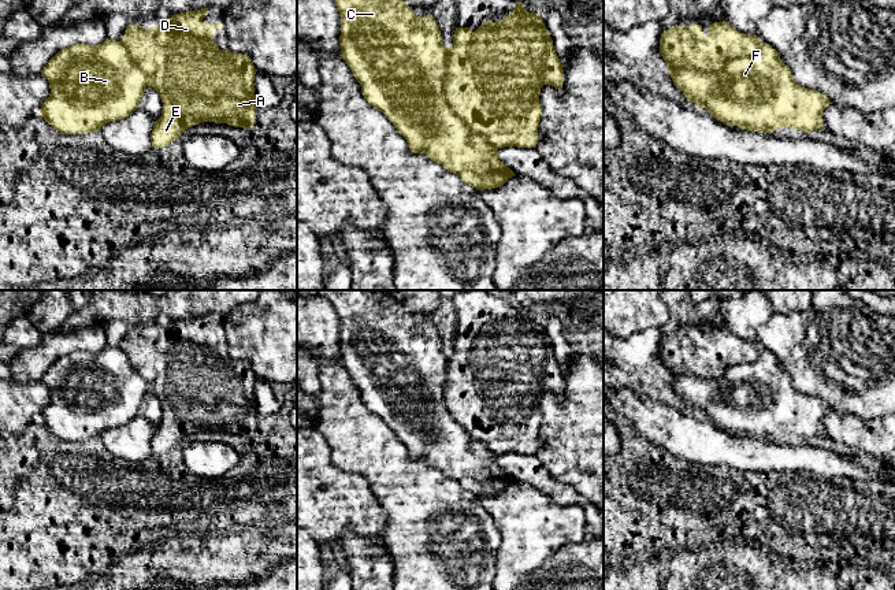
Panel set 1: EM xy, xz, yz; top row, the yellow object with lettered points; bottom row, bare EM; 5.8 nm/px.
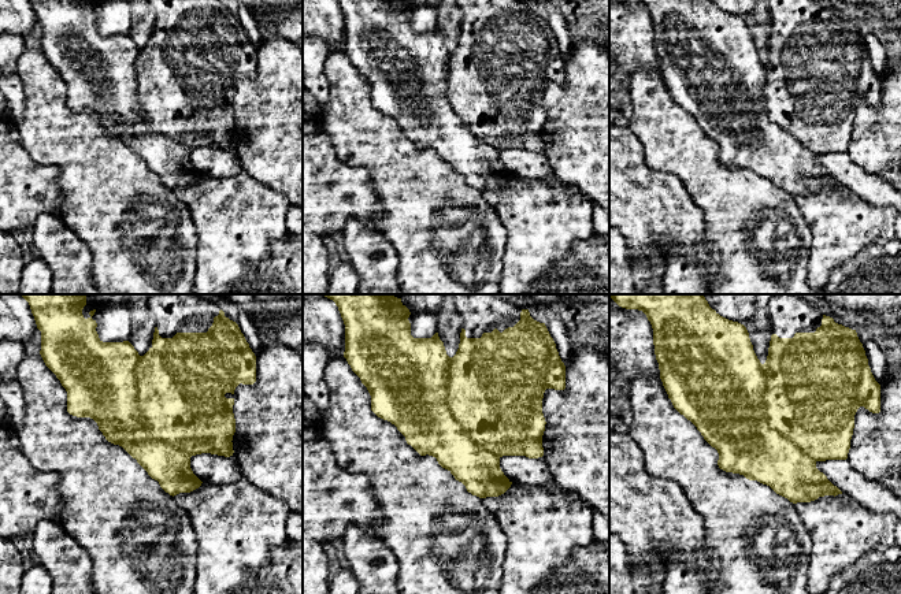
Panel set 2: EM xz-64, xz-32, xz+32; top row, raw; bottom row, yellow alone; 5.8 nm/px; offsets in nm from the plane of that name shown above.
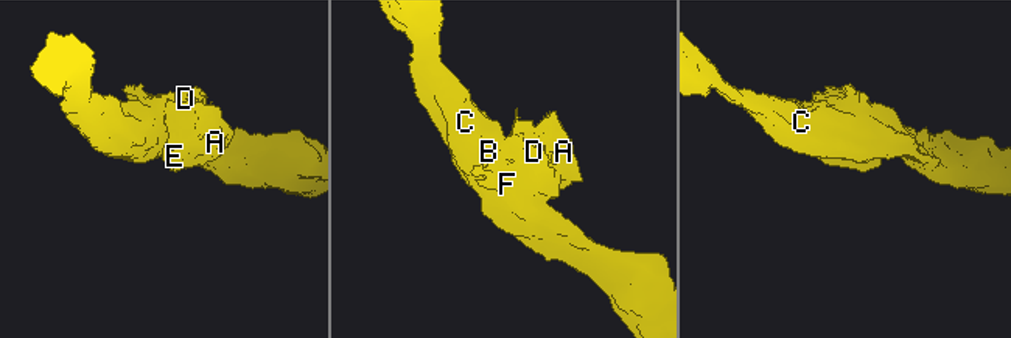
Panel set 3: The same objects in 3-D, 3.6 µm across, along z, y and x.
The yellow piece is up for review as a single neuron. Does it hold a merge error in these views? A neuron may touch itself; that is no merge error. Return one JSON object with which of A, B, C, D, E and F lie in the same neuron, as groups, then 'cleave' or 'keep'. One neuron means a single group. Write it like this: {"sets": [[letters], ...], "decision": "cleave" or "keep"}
{"sets": [["A", "D", "E"], ["B", "C", "F"]], "decision": "cleave"}

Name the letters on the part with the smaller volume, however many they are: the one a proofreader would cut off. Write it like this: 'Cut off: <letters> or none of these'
Cut off: A, D, E

